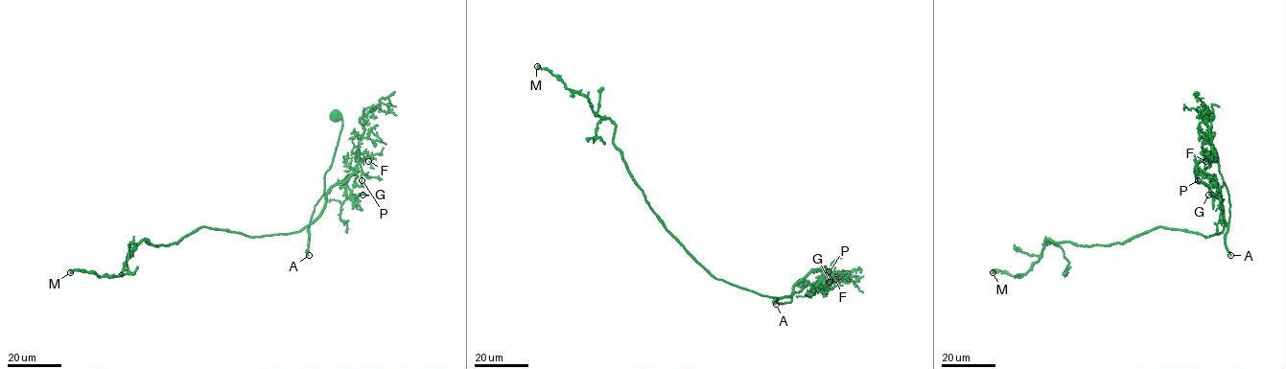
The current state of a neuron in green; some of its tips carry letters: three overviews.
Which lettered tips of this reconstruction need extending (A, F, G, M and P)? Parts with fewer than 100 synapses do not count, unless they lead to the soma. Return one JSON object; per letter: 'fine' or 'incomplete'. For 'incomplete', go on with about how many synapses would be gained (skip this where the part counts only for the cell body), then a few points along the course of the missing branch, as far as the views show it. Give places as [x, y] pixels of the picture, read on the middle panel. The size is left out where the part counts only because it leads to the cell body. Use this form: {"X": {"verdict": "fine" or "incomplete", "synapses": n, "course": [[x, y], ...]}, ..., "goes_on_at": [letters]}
{"A": {"verdict": "fine"}, "F": {"verdict": "fine"}, "G": {"verdict": "fine"}, "M": {"verdict": "fine"}, "P": {"verdict": "fine"}, "goes_on_at": []}

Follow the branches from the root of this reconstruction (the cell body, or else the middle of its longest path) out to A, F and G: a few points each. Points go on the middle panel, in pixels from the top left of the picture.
A: (804, 283), (809, 285), (806, 284), (800, 291), (794, 292), (789, 302), (778, 303), (776, 298), (776, 304)
F: (804, 283), (809, 285), (789, 302), (776, 301), (789, 297), (812, 271), (823, 269), (825, 278), (835, 279)
G: (804, 283), (789, 302), (776, 301), (812, 271), (823, 269), (813, 289), (823, 292), (830, 282)

